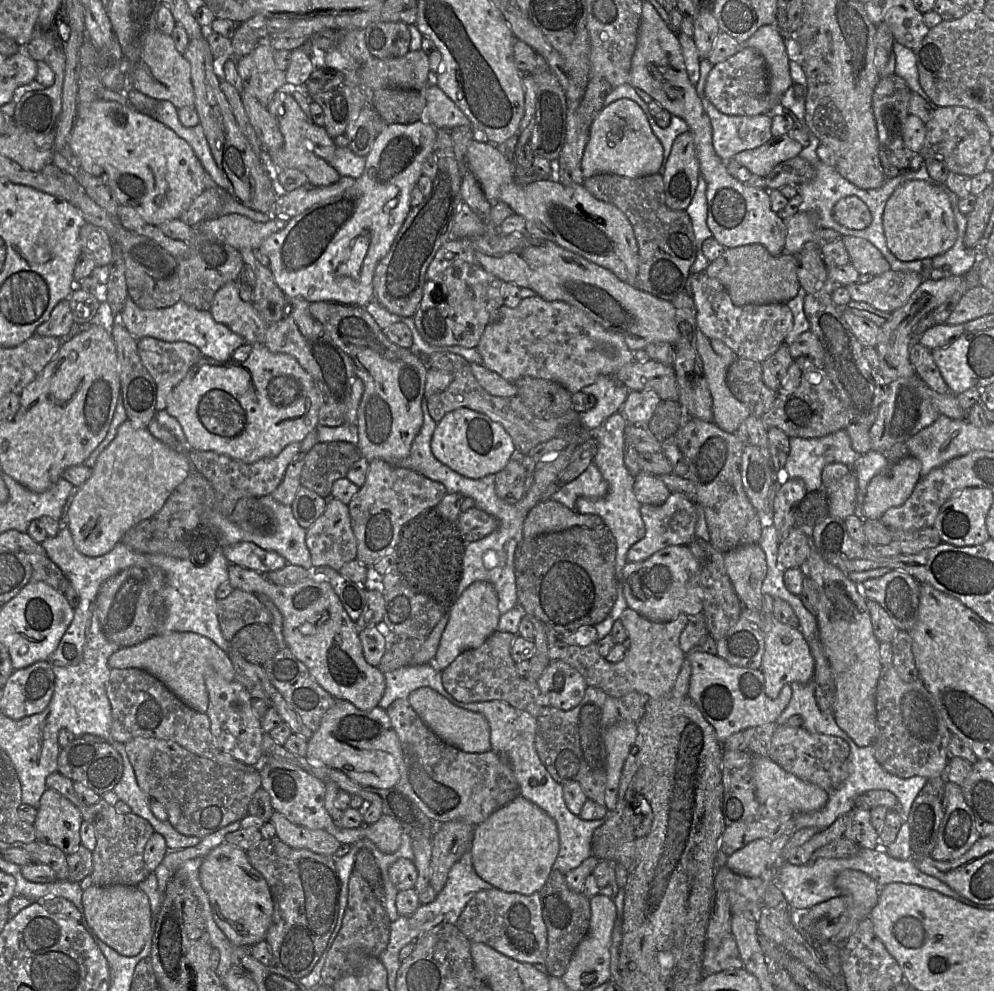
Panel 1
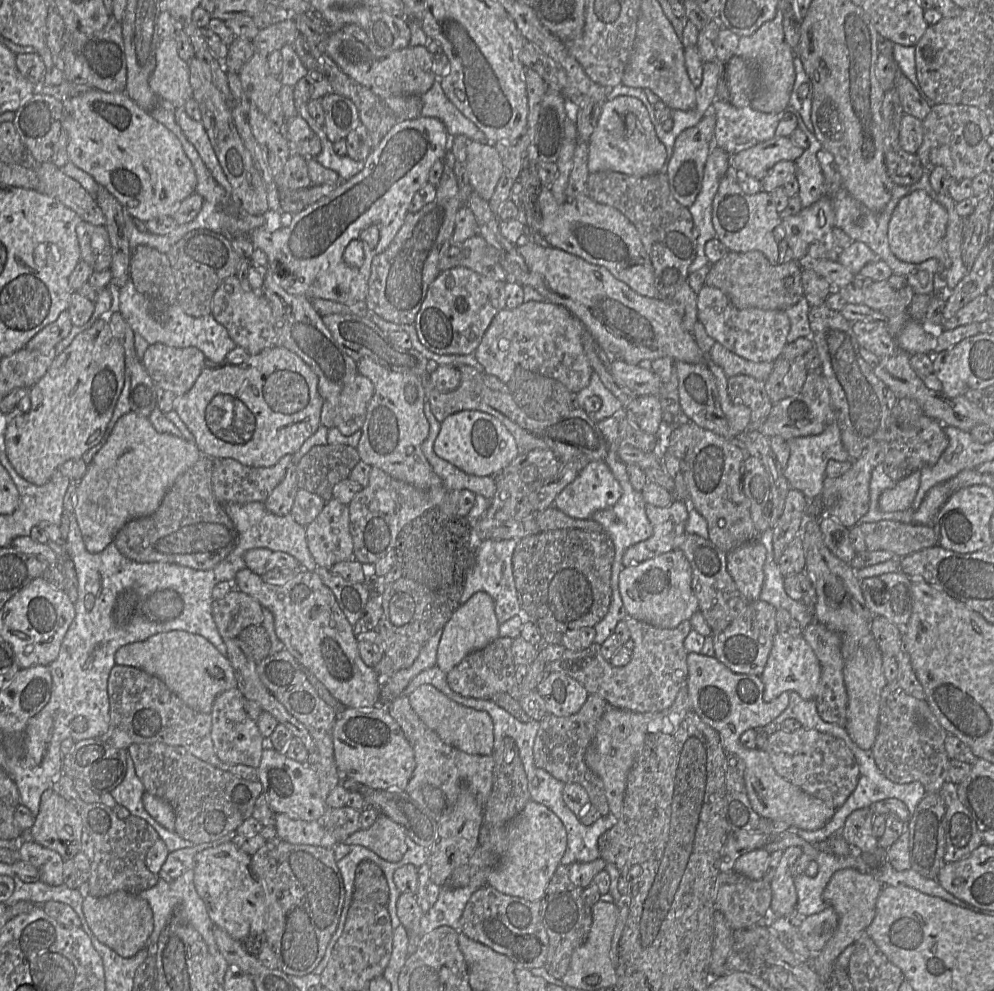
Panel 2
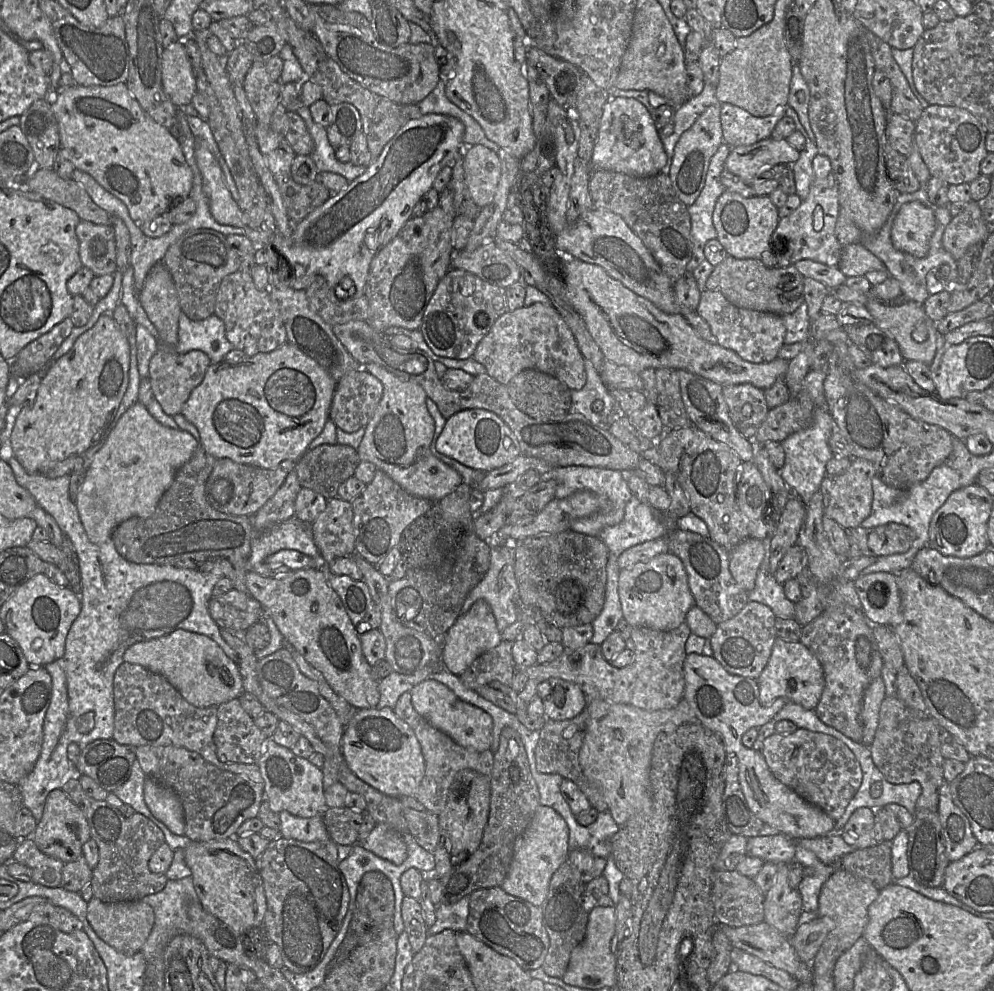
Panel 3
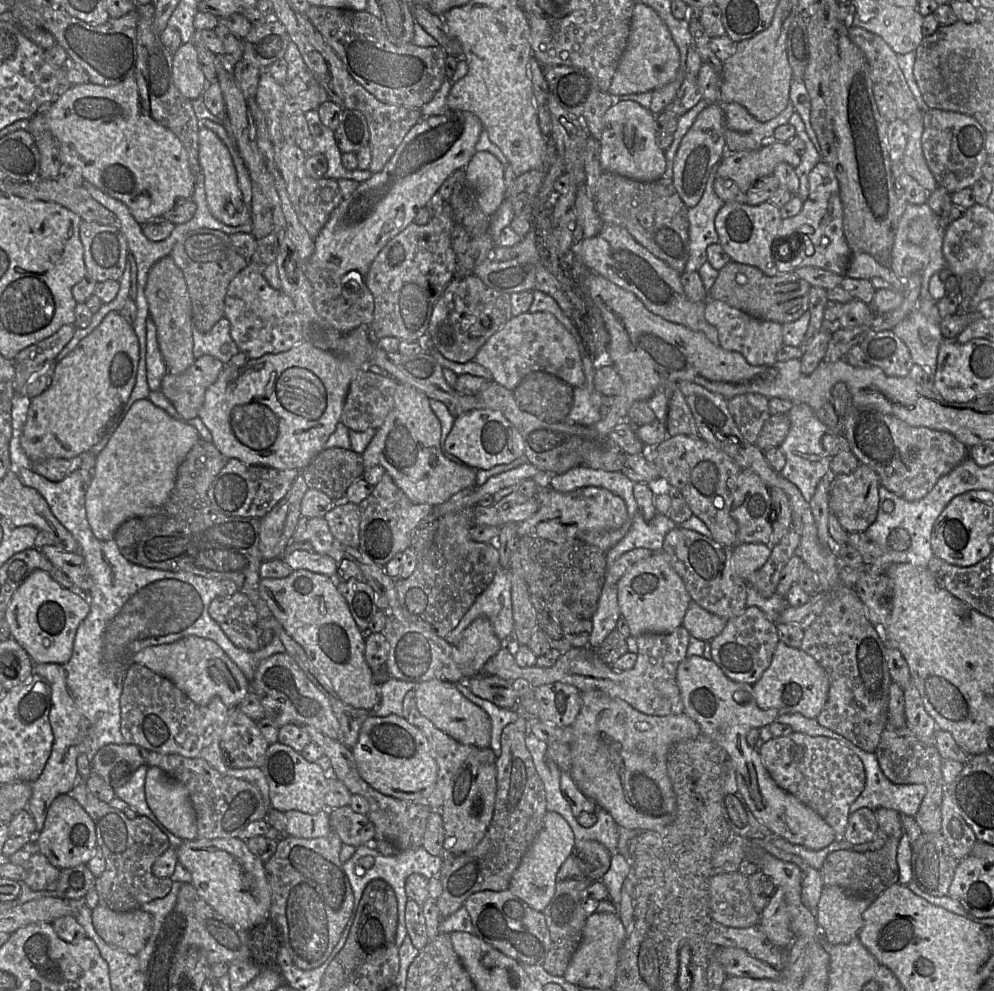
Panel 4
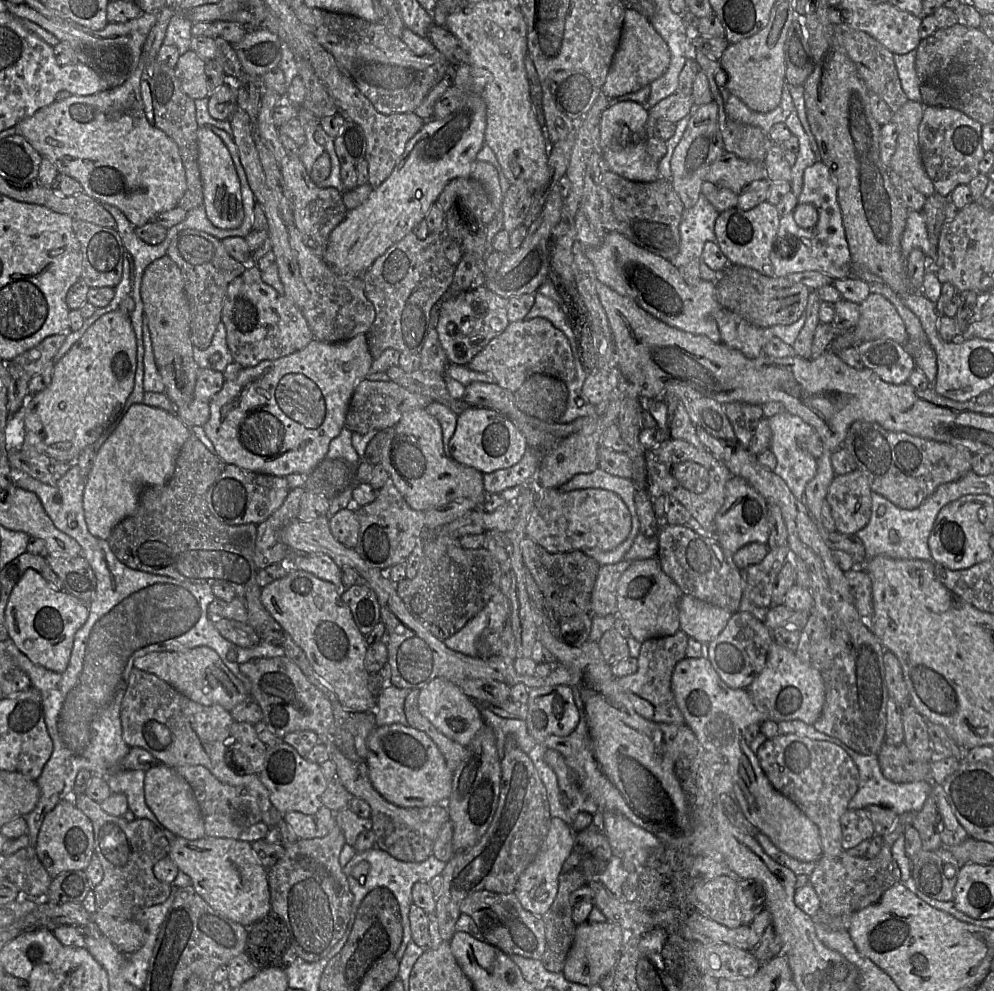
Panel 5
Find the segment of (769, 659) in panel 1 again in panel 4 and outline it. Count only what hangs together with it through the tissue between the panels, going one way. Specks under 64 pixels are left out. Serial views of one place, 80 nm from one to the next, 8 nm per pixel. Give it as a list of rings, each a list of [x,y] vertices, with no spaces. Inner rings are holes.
[[[779,641],[770,666],[753,685],[758,706],[775,708],[780,714],[800,713],[807,718],[817,718],[829,692],[829,678],[823,667],[801,648],[793,648]]]

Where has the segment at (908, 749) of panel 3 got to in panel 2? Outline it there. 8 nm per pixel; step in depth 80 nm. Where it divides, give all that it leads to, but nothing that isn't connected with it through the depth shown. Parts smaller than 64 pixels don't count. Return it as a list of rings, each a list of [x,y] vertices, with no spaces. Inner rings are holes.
[[[897,681],[885,685],[880,697],[877,737],[871,750],[877,767],[889,780],[898,784],[919,781],[925,792],[940,792],[948,780],[950,759],[944,745],[947,735],[925,699],[905,693]]]

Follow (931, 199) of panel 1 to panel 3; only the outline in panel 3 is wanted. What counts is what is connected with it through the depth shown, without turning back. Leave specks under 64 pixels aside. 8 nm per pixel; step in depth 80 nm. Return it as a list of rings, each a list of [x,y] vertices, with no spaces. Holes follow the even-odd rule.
[[[912,201],[904,204],[892,225],[891,241],[895,249],[908,253],[916,258],[924,258],[929,251],[931,236],[936,228],[934,211],[920,202]]]

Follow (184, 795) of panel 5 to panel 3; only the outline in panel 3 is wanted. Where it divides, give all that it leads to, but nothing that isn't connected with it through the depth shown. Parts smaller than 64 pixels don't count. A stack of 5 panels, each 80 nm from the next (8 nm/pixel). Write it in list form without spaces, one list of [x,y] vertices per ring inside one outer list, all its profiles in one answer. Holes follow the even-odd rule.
[[[150,777],[145,778],[144,801],[153,814],[173,834],[185,835],[185,818],[182,803],[170,788]]]

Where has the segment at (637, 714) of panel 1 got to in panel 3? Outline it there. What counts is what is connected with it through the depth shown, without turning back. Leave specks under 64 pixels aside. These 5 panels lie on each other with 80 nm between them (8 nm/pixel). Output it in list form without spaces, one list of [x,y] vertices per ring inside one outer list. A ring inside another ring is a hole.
[[[586,708],[578,716],[569,720],[546,720],[535,748],[536,768],[541,773],[559,774],[563,778],[573,781],[585,794],[591,807],[598,812],[605,812],[608,811],[608,806],[600,789],[585,776],[579,764],[579,752],[586,733],[586,725]]]

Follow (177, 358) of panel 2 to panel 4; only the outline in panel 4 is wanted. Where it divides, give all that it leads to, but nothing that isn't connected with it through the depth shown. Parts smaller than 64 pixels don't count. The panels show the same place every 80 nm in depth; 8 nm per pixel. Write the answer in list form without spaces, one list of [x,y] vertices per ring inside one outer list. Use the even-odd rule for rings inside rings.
[[[202,355],[183,373],[166,373],[160,391],[170,401],[181,419],[196,418],[205,390],[218,377],[224,364],[211,355]]]

